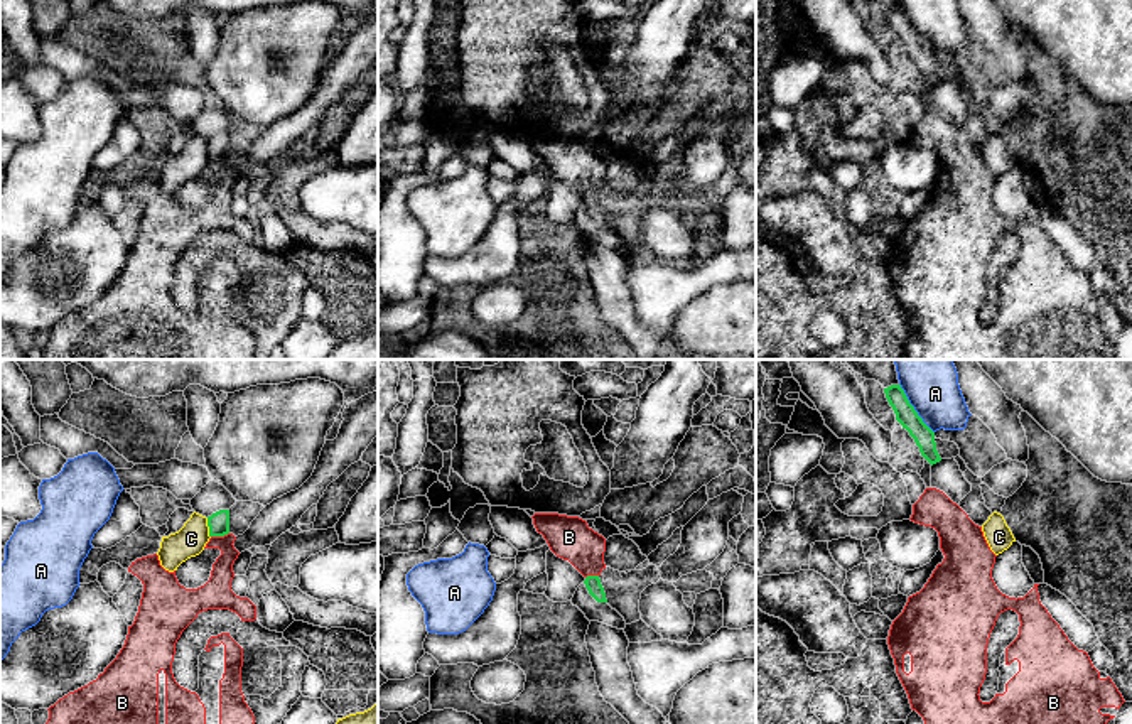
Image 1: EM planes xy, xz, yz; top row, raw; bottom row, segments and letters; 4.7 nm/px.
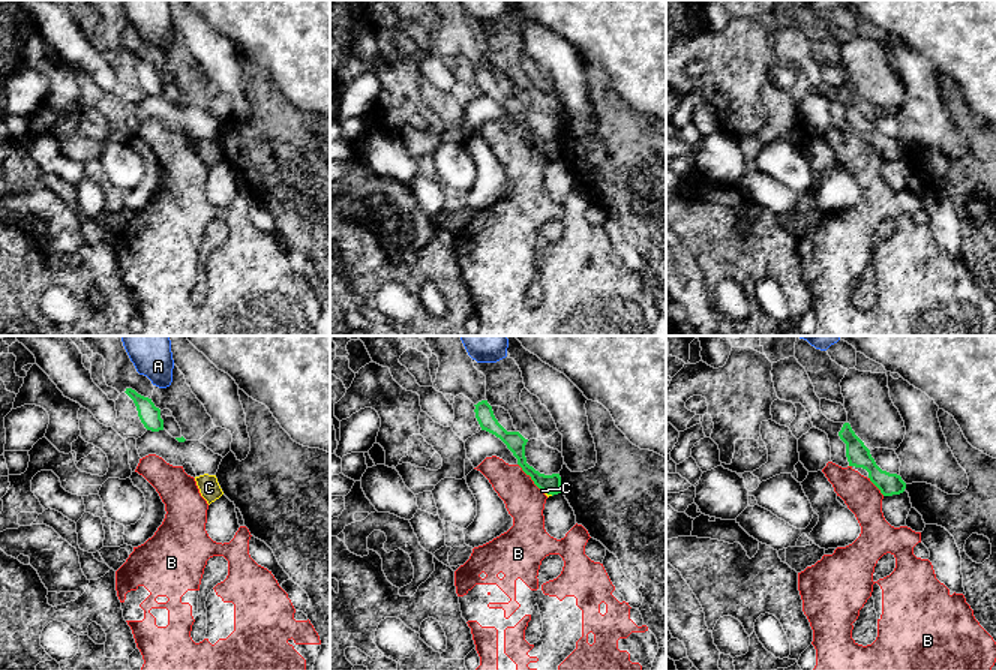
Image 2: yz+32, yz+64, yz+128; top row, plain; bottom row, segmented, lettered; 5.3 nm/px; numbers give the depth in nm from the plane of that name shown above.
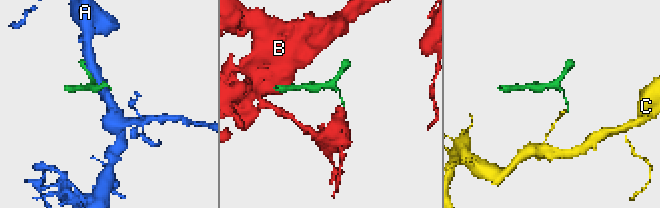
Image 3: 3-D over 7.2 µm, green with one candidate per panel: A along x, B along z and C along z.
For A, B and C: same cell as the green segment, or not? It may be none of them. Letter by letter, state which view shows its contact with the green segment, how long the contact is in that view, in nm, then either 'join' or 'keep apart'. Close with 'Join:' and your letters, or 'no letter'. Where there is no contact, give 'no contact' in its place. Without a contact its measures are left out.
A: yz | 280 nm | keep apart
B: xy | 90 nm | keep apart
C: xy | 100 nm | keep apart
Join: no letter

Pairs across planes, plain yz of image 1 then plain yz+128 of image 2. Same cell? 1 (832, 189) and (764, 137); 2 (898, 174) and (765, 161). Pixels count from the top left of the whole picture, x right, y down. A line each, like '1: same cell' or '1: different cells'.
1: same cell
2: same cell

